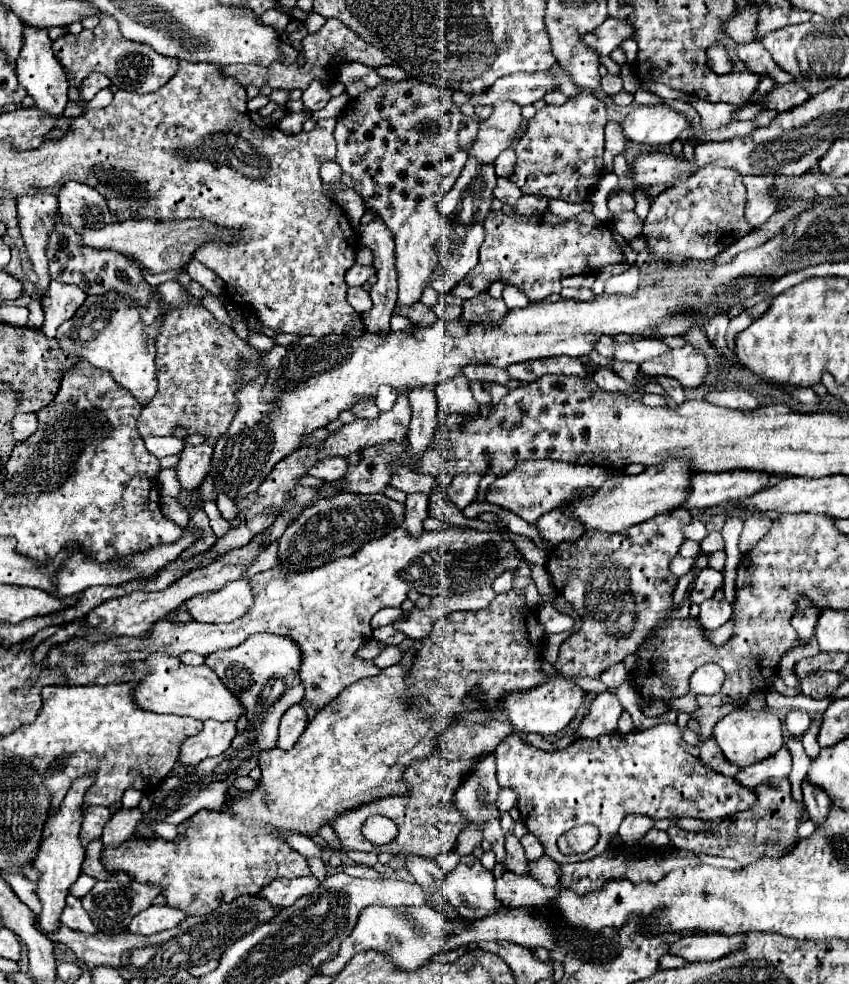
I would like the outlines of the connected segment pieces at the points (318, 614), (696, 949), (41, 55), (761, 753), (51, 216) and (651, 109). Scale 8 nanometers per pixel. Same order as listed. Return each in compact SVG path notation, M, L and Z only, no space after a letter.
M396 528L388 536L382 536L380 540L372 540L360 548L360 552L334 560L322 568L314 568L308 572L300 574L288 574L284 568L272 568L266 572L260 572L258 576L252 578L252 590L254 590L254 606L250 612L246 612L242 618L228 622L228 624L200 624L196 620L188 624L170 624L166 620L158 620L150 632L148 638L116 638L104 644L90 646L82 638L72 638L66 644L58 644L48 650L46 654L46 668L50 670L60 670L64 674L64 680L68 686L88 686L88 684L114 684L114 682L137 682L144 678L141 670L126 670L122 664L126 660L140 660L150 656L152 652L166 652L172 656L180 656L184 652L196 652L202 656L210 656L212 652L234 648L240 642L244 642L248 636L258 634L258 632L270 632L270 634L282 634L290 636L292 640L298 642L302 650L302 668L300 668L300 680L306 688L306 694L302 698L302 706L308 712L308 718L312 720L318 710L328 706L334 698L346 689L346 686L358 682L360 678L368 678L380 672L380 668L374 664L374 660L364 660L358 658L358 648L362 648L368 640L372 640L372 626L370 620L372 616L386 608L394 606L400 608L400 604L408 598L408 592L416 588L418 594L426 596L454 596L454 594L464 594L468 590L480 588L480 586L490 586L494 578L498 578L506 570L516 570L524 564L524 558L520 552L512 546L512 542L504 540L498 532L452 532L452 530L440 530L440 532L422 532L422 536L412 538L406 534L406 530Z
M692 934L672 942L670 954L684 958L686 962L712 962L744 946L744 934Z
M24 26L24 48L16 60L18 82L26 88L26 92L34 98L34 108L42 110L48 116L60 118L64 106L68 102L68 82L62 64L56 60L52 52L52 40L48 38L46 28L28 28Z
M734 710L730 714L726 714L714 728L714 738L718 742L718 746L722 748L724 756L738 764L740 768L746 768L750 764L756 764L772 754L776 754L780 750L780 746L784 744L784 736L782 736L782 722L776 714L766 712L766 710Z
M44 188L34 194L26 194L18 198L18 224L22 230L22 240L26 244L28 258L32 262L32 270L38 276L36 294L42 302L50 284L48 276L48 232L52 232L52 224L56 224L58 200L54 194L44 192Z
M648 104L632 110L622 122L624 136L640 144L672 144L690 126L690 118L664 104Z

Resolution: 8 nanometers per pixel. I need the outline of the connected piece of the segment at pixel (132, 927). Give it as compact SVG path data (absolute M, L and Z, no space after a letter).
M150 906L142 912L138 912L132 922L128 924L128 930L134 934L156 934L166 928L174 928L182 918L186 918L184 912L178 912L170 906Z

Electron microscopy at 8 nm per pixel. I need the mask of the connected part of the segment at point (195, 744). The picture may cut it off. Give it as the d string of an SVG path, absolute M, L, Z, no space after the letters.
M206 720L204 728L198 736L184 740L184 744L180 748L180 760L184 764L196 766L208 756L218 756L230 746L236 732L238 732L236 720L230 720L230 722Z

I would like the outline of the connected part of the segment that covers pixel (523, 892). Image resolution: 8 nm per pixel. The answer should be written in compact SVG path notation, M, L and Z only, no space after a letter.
M512 872L502 874L496 880L496 898L504 906L530 906L538 904L538 908L546 906L546 902L558 892L556 888L546 888L532 880L530 876L516 876Z

